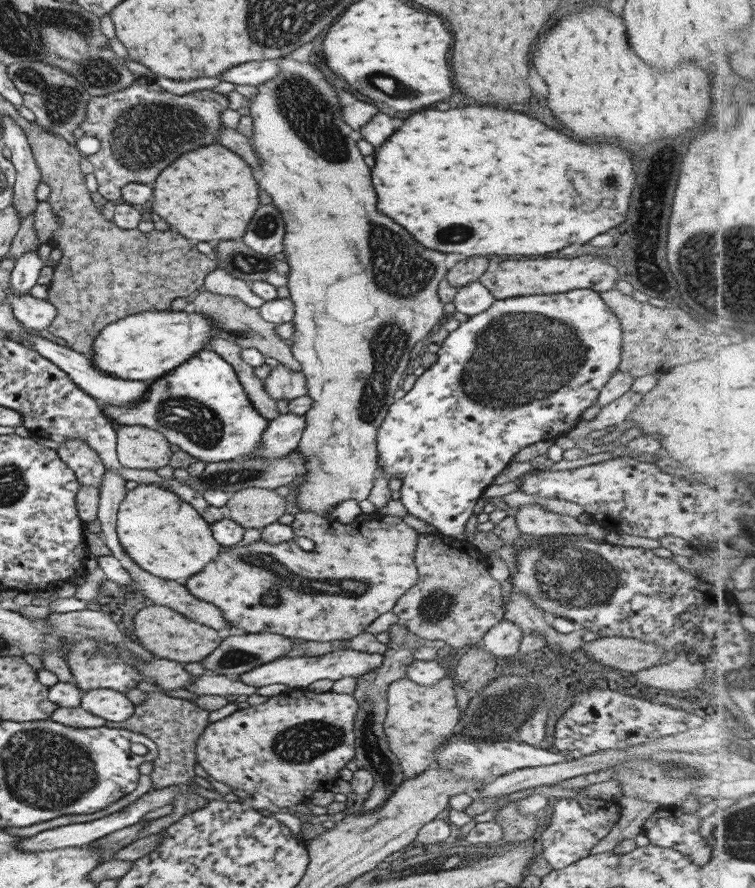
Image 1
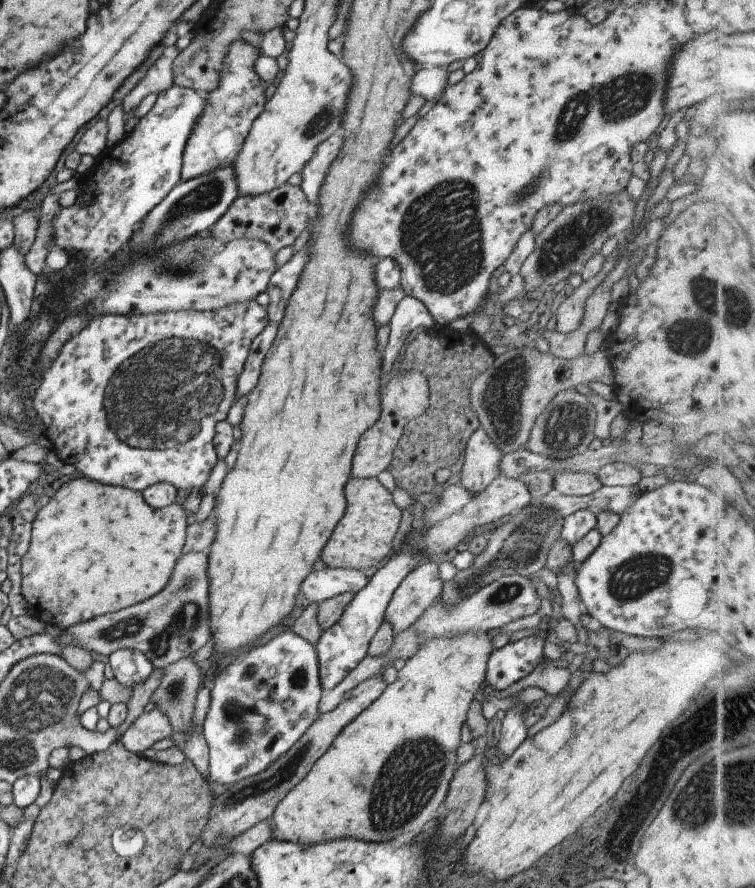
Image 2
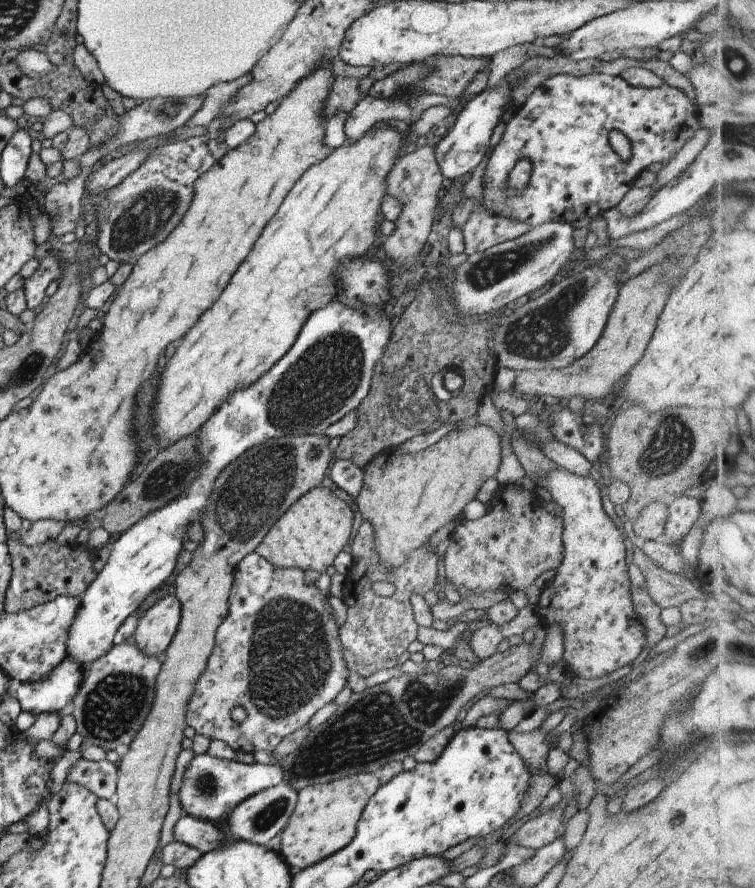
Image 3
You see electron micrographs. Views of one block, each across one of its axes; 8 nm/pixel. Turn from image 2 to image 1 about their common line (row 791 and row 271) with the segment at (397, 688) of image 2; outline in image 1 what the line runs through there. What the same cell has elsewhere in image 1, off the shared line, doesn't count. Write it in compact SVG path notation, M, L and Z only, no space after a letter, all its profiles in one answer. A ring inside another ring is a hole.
M281 58L280 74L274 78L266 80L264 84L257 85L258 92L255 96L246 101L250 108L250 116L253 118L253 135L248 138L254 150L258 150L260 160L262 160L262 170L256 174L260 188L266 190L272 203L280 209L282 218L286 220L286 236L284 236L284 250L288 265L290 266L290 275L288 277L288 290L290 298L294 302L295 317L291 324L294 327L293 336L290 339L290 347L294 358L300 361L302 365L301 372L306 378L306 387L308 395L314 400L312 409L308 410L306 417L306 428L299 439L300 451L306 457L306 469L308 474L304 481L300 483L297 493L297 504L301 511L310 511L322 516L331 516L332 509L338 503L352 499L356 501L366 500L371 493L373 482L376 477L378 467L378 451L376 451L376 436L378 426L381 426L382 420L388 414L388 408L395 402L394 395L400 388L400 382L411 371L408 369L408 363L412 356L412 349L423 341L429 332L436 329L440 321L445 317L444 305L438 295L438 285L447 278L446 254L428 250L412 234L404 230L404 226L394 224L392 218L382 216L376 210L376 192L372 188L372 174L370 167L364 161L364 155L360 153L356 142L357 133L342 120L342 102L336 96L336 90L326 77L318 70L318 66L297 62L296 60L287 60Z

